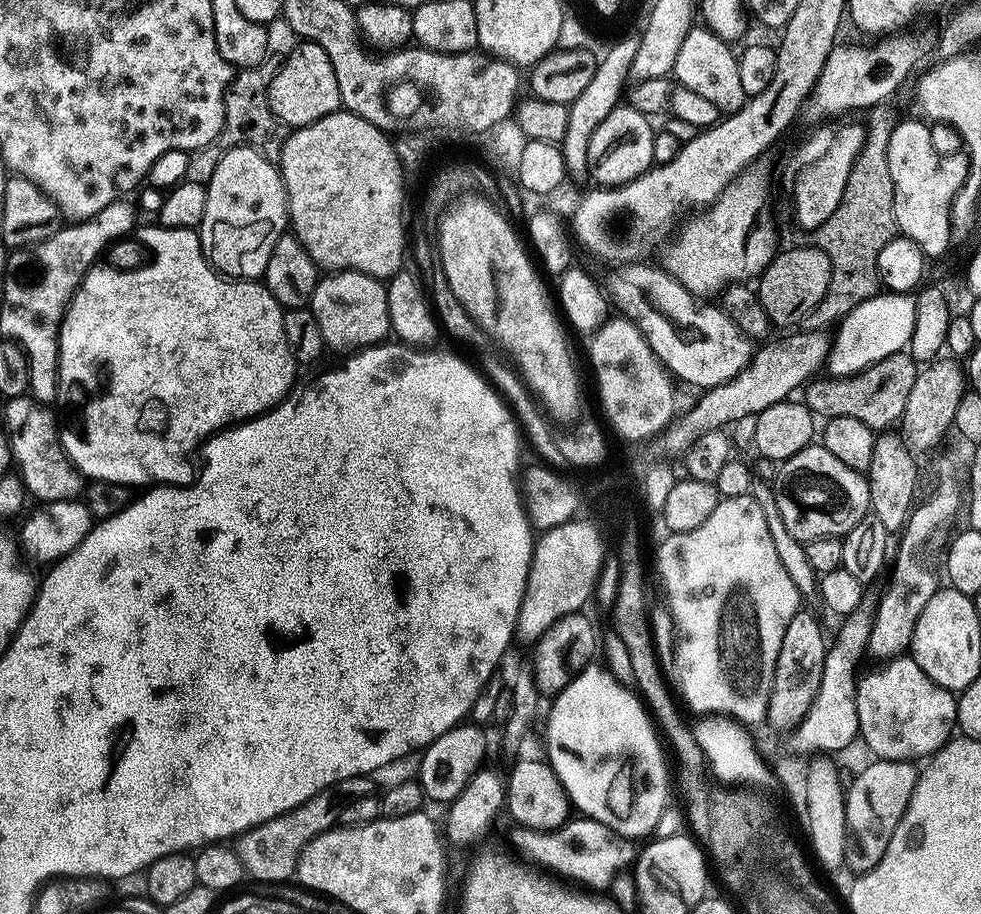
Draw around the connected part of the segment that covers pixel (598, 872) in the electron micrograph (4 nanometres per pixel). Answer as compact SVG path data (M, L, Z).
M569 819L561 828L556 828L552 832L535 832L533 828L517 827L512 840L516 843L518 851L529 856L527 859L533 865L557 877L565 876L560 877L565 881L577 880L580 883L577 885L588 890L607 889L613 880L627 869L624 867L627 864L629 867L635 861L638 855L637 845L632 845L635 843L631 839L616 835L596 820L576 819L580 820Z

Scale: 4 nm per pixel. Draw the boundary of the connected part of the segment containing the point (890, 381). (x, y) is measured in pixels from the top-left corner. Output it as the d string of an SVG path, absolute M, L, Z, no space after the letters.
M903 350L882 358L853 376L813 379L803 389L802 400L817 417L849 416L858 418L858 422L867 428L884 430L889 427L887 424L896 424L901 419L917 371L917 361Z

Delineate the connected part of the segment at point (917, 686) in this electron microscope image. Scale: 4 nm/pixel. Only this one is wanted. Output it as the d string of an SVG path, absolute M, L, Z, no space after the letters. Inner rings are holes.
M911 655L898 656L881 668L881 672L865 680L863 677L856 686L859 739L864 739L871 755L881 760L917 762L923 756L935 756L943 744L953 739L957 697L935 684Z

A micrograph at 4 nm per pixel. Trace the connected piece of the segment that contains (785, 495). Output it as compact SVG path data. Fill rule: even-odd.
M813 442L807 448L798 450L789 460L779 461L776 477L771 481L770 487L776 495L775 515L782 518L782 526L795 540L807 542L814 538L826 538L827 536L845 537L859 520L869 515L870 490L865 473L846 466L830 450L826 450L819 443Z

